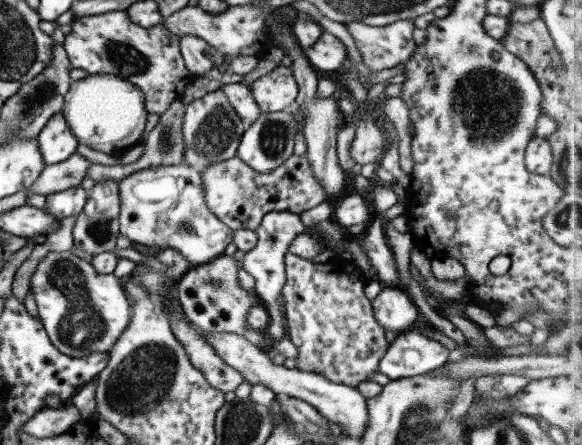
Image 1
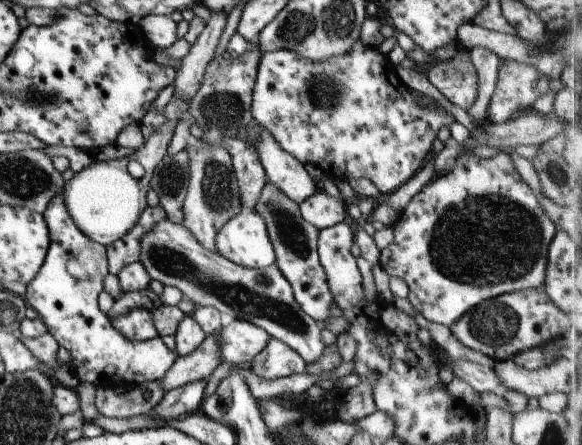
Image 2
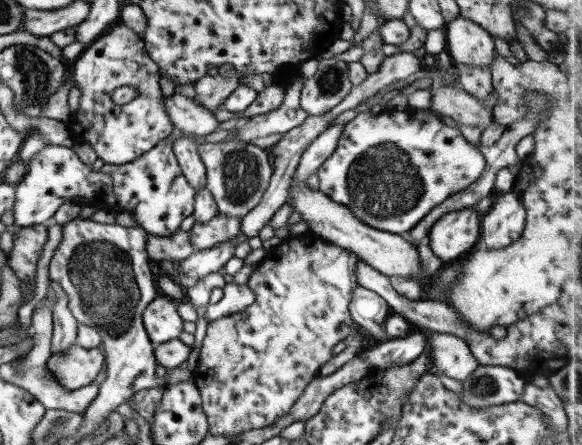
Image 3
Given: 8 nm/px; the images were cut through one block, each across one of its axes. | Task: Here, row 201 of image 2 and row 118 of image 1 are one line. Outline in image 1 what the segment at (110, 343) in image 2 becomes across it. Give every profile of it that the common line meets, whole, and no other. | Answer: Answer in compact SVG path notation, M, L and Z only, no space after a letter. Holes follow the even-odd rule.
M57 112L48 118L35 140L41 161L45 166L67 160L71 154L76 153L78 146L65 124L62 112Z

